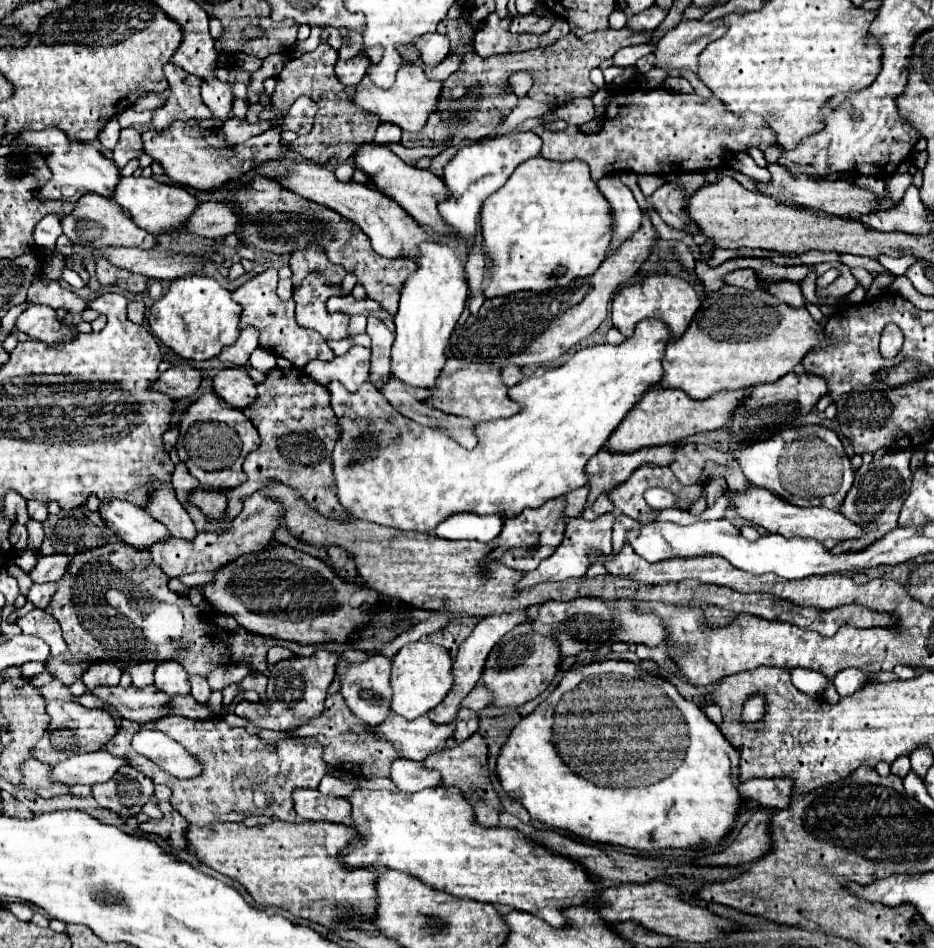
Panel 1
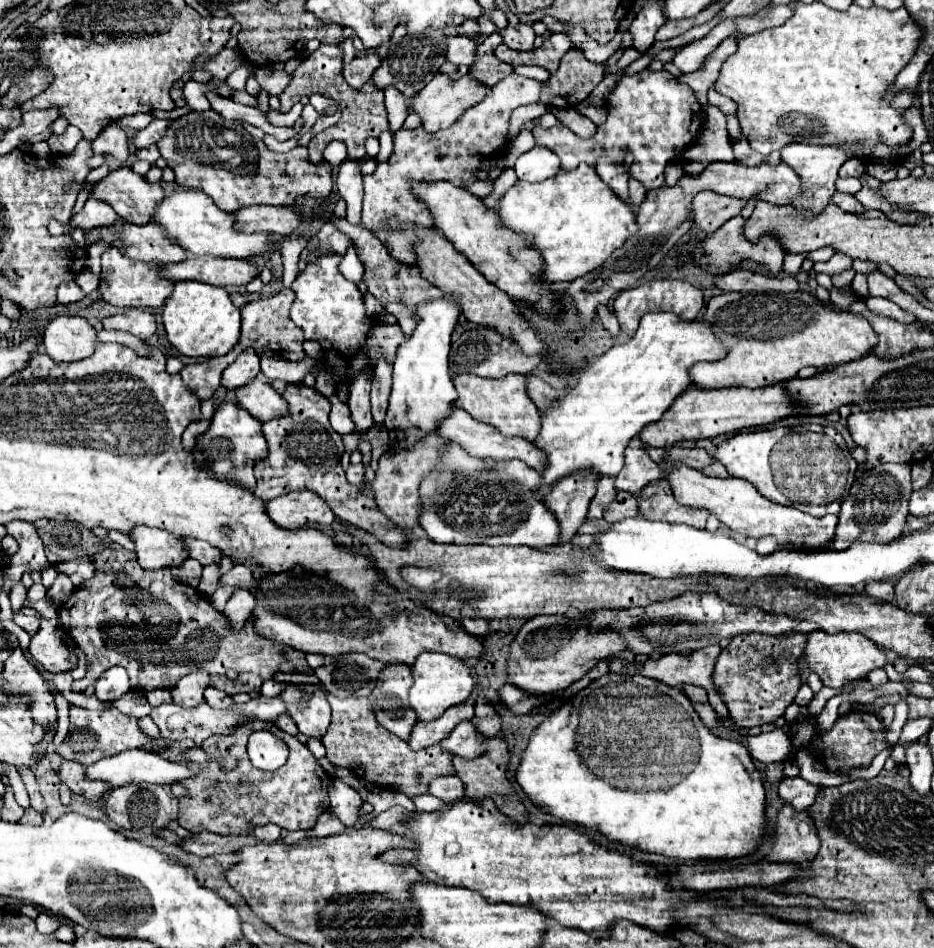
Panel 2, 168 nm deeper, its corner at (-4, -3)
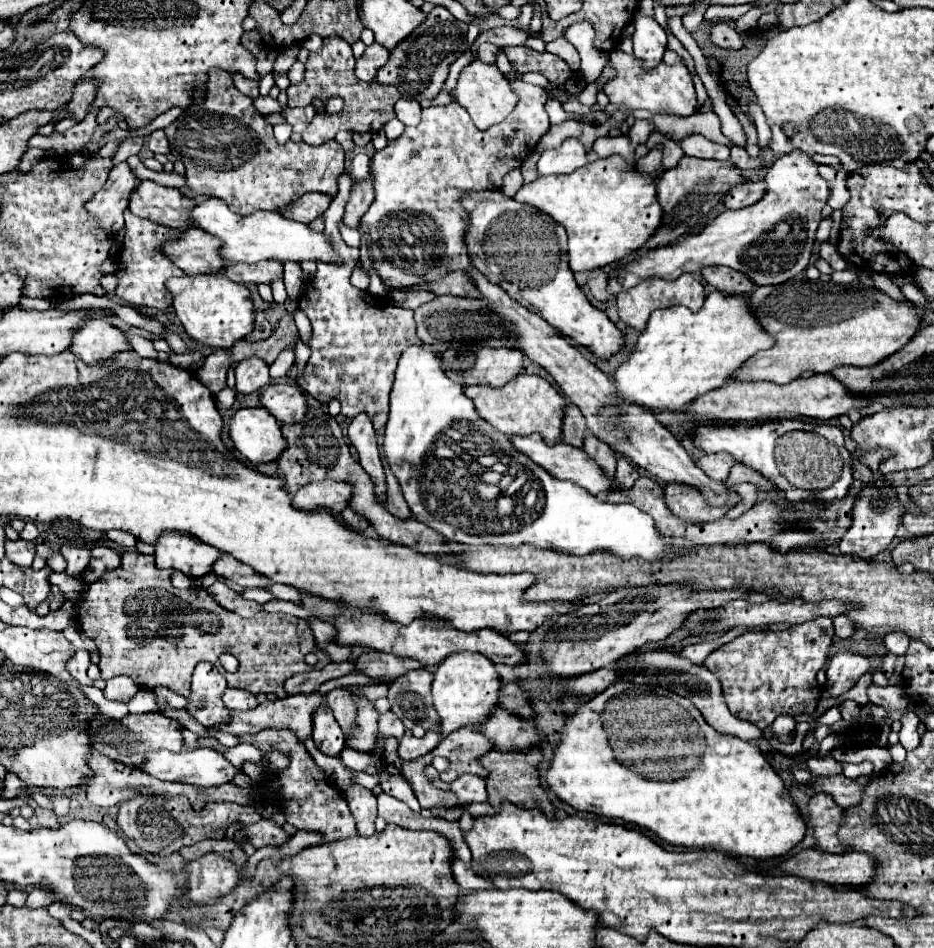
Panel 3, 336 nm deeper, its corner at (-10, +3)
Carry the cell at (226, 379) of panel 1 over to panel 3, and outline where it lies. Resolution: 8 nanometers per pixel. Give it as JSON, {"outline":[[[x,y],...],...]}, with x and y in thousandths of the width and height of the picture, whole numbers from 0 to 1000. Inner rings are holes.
{"outline":[[[316,404],[288,406],[279,415],[279,425],[299,446],[320,446],[329,434],[329,419]]]}

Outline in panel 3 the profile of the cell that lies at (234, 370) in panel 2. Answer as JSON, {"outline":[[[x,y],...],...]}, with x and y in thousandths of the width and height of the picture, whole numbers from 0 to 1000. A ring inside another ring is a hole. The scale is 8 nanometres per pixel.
{"outline":[[[269,377],[254,385],[252,398],[254,398],[254,408],[252,408],[254,415],[264,417],[277,412],[282,406],[288,404],[288,387],[286,383],[279,383],[279,379]]]}

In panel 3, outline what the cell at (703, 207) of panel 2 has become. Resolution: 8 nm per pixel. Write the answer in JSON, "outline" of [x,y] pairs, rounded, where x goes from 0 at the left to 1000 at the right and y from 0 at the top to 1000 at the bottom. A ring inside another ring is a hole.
{"outline":[[[819,191],[810,193],[796,193],[793,197],[787,197],[785,204],[778,206],[776,218],[778,220],[796,220],[806,214],[810,214],[819,206]]]}

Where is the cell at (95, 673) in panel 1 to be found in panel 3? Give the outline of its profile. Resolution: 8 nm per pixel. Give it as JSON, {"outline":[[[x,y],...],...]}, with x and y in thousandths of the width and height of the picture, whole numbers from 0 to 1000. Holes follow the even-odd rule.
{"outline":[[[127,712],[115,718],[115,725],[110,727],[110,733],[119,739],[130,739],[130,742],[138,742],[145,731],[149,729],[149,725],[136,714],[136,712]]]}

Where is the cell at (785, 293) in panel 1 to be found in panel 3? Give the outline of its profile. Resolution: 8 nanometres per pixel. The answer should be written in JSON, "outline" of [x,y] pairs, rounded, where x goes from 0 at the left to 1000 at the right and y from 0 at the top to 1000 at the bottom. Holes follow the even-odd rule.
{"outline":[[[753,282],[751,290],[759,301],[774,309],[791,309],[791,311],[802,311],[808,307],[808,301],[791,286],[785,286],[781,282]]]}

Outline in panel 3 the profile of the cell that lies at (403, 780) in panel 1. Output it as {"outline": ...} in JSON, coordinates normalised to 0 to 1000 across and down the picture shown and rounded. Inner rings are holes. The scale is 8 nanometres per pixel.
{"outline":[[[494,818],[489,824],[483,826],[483,834],[491,841],[494,847],[502,845],[521,845],[521,832],[519,832],[519,822],[511,818]]]}

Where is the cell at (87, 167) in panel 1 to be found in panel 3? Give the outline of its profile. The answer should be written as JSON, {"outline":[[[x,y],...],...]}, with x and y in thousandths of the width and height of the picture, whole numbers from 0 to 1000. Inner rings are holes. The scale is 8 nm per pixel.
{"outline":[[[151,191],[138,212],[138,220],[142,227],[157,229],[187,244],[207,237],[202,235],[202,218],[209,216],[209,210],[194,206],[192,199],[175,197],[164,191]]]}

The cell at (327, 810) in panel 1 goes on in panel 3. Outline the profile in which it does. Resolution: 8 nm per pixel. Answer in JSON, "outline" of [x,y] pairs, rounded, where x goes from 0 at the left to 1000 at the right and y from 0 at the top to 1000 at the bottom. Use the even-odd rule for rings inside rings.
{"outline":[[[376,828],[372,834],[374,839],[372,847],[376,851],[376,858],[382,866],[382,879],[389,883],[395,883],[401,879],[401,864],[404,864],[404,843],[399,836],[387,828]]]}

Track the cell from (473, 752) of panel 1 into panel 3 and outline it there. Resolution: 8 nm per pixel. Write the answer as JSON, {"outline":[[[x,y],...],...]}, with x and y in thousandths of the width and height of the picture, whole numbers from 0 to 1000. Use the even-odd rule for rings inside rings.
{"outline":[[[577,790],[549,792],[549,794],[536,794],[536,792],[521,794],[515,801],[515,805],[524,811],[524,820],[521,820],[524,847],[532,853],[536,851],[539,845],[545,845],[558,853],[573,853],[573,851],[588,853],[588,839],[577,824],[577,803],[579,803]]]}

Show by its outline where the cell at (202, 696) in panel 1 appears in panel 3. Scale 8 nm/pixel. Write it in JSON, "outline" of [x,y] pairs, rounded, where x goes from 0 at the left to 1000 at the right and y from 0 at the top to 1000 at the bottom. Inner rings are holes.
{"outline":[[[243,727],[239,733],[239,739],[245,748],[252,748],[252,750],[264,750],[264,748],[277,744],[277,739],[271,731],[258,729],[258,727]]]}

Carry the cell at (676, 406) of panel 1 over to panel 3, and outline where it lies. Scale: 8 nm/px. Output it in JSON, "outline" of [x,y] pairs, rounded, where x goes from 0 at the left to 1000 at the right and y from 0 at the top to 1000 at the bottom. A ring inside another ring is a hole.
{"outline":[[[870,396],[866,400],[849,400],[843,406],[830,406],[825,402],[778,402],[772,410],[751,417],[736,429],[736,438],[742,442],[766,442],[766,444],[804,444],[823,442],[832,436],[851,436],[870,442],[894,442],[905,438],[909,431],[924,431],[933,427],[924,417],[915,417],[892,396]]]}

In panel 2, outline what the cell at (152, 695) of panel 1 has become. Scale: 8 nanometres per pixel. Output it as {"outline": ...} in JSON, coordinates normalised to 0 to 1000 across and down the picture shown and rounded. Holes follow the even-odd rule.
{"outline":[[[172,742],[162,748],[162,758],[177,780],[194,782],[202,777],[211,786],[224,775],[247,773],[256,761],[260,761],[258,754],[249,750],[226,748],[222,742],[204,748],[196,748],[187,742]]]}

